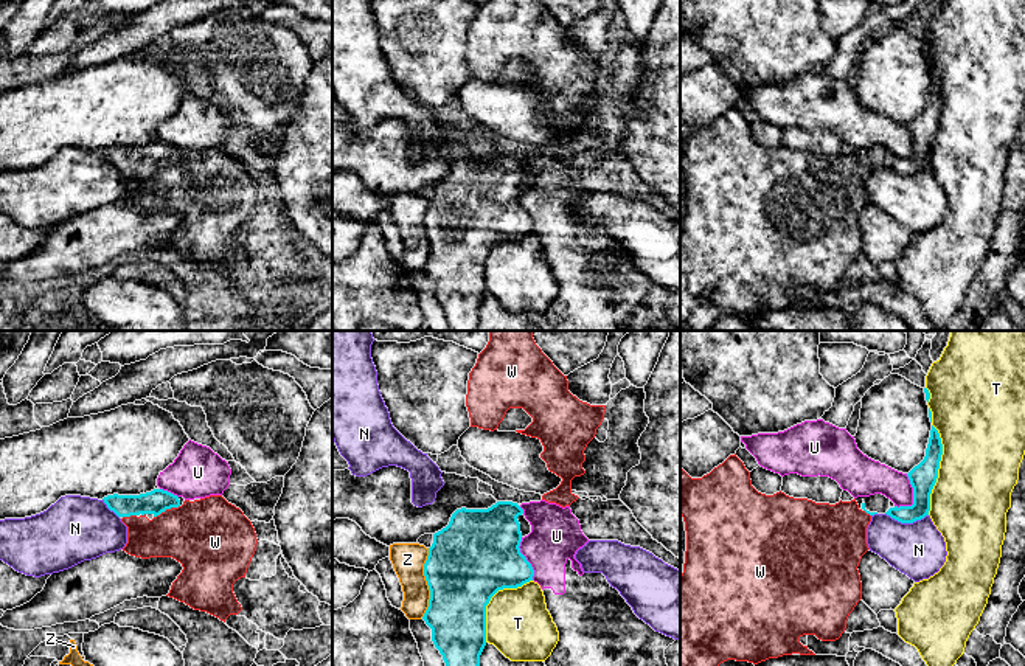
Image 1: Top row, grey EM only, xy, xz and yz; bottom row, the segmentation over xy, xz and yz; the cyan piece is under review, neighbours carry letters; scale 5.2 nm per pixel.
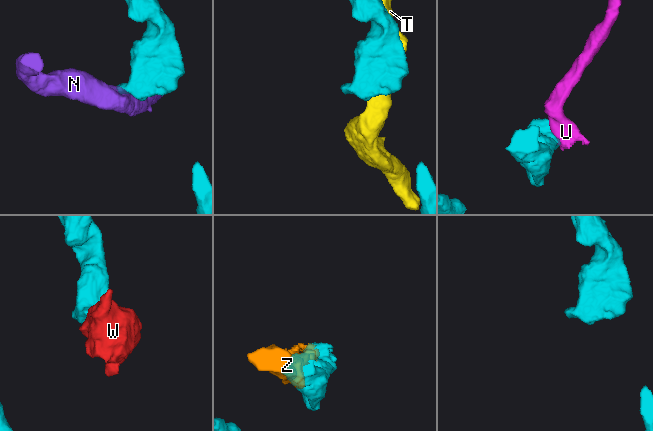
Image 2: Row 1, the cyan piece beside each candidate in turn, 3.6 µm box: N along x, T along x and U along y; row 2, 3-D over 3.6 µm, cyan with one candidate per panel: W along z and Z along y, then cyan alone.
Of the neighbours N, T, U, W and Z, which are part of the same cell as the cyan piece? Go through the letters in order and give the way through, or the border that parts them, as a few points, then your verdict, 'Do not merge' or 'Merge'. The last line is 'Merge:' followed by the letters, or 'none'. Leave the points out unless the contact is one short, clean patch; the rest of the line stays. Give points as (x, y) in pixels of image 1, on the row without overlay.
N: Do not merge
T: Do not merge
U: Boundary: yz (906, 126), (912, 140), (912, 156), (898, 160). Do not merge
W: Path across: xy (156, 154), (166, 160), (190, 183), (205, 188). Merge
Z: Do not merge
Merge: W

